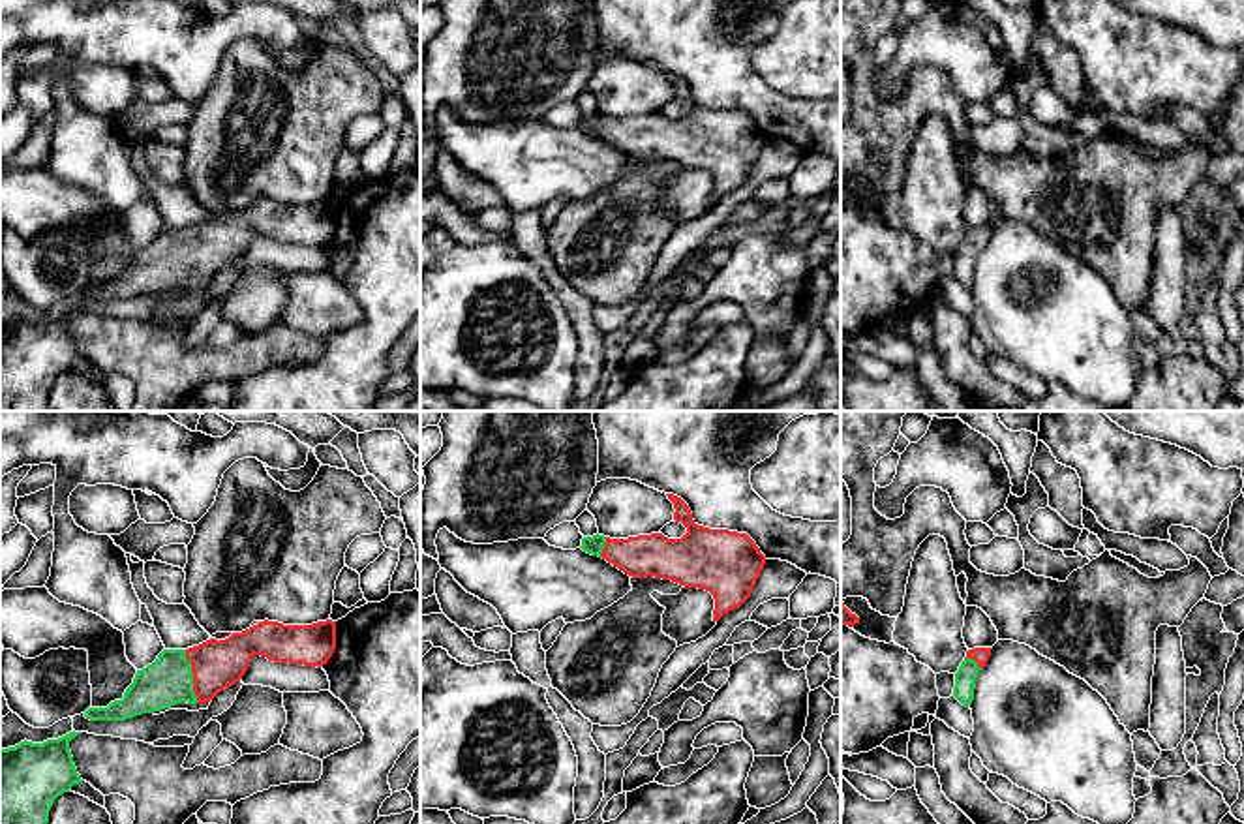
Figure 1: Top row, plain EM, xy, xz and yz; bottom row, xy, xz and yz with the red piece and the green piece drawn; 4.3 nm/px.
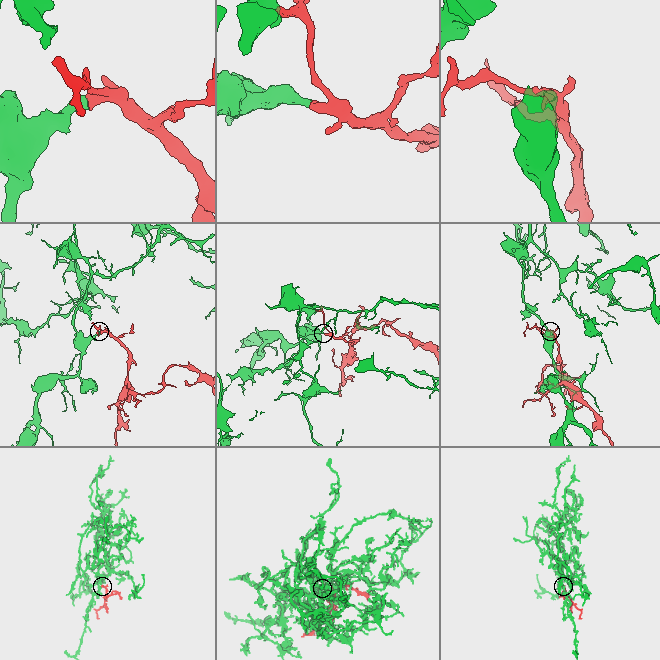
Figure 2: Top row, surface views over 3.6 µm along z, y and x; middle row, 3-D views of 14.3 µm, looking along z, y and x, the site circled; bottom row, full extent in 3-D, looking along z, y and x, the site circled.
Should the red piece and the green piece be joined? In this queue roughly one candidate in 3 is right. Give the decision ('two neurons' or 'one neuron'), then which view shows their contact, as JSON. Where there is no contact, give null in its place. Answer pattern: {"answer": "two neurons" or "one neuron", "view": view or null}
{"answer": "one neuron", "view": "xy"}

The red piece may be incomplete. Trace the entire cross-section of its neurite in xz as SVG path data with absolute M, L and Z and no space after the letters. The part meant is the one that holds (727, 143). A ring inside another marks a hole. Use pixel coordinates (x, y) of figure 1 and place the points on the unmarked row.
M666 73L674 83L674 99L687 107L681 118L668 118L662 113L638 114L629 118L610 118L593 114L582 118L582 130L599 135L632 158L662 158L685 167L705 169L715 178L713 201L719 201L730 190L739 188L752 173L752 167L766 145L766 135L747 113L728 109L709 109L692 99L689 84Z

